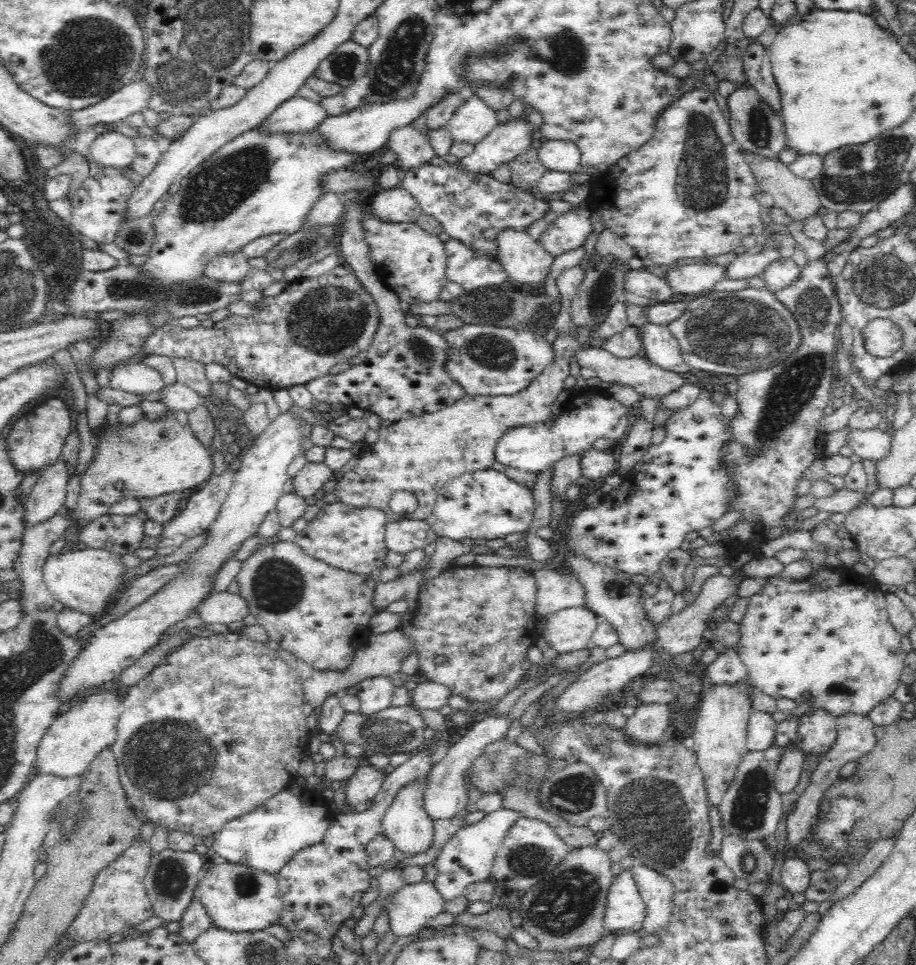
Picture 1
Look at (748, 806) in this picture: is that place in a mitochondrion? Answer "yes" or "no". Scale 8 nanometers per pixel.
yes

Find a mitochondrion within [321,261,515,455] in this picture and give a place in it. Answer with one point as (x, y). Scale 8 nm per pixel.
(422, 352)

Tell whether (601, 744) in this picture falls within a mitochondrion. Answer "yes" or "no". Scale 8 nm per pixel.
yes

